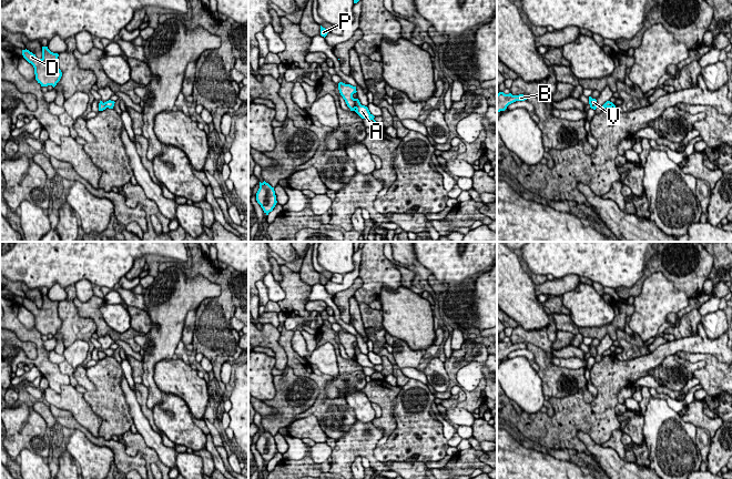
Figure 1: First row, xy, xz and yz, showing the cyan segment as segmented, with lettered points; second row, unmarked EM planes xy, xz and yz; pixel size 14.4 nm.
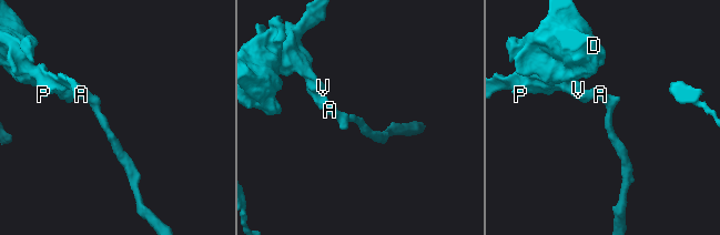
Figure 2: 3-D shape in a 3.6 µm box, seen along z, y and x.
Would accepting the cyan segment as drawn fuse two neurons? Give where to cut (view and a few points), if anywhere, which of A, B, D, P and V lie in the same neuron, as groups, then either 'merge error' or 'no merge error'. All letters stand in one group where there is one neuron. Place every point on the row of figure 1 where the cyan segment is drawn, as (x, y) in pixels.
cut in xz along (354, 99), (355, 108); A / B D P V; merge error

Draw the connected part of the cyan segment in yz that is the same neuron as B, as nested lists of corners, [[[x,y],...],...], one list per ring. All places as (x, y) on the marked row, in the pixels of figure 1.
[[[499,92],[497,94],[497,112],[505,111],[507,106],[516,101],[525,101],[527,96],[523,94],[512,95],[511,93],[505,94]]]

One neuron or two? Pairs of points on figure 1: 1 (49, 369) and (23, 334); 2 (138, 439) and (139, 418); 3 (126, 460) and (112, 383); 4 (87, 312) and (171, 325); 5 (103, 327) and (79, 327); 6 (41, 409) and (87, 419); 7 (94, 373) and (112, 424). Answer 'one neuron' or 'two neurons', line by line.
1: one neuron
2: two neurons
3: two neurons
4: two neurons
5: two neurons
6: two neurons
7: one neuron

